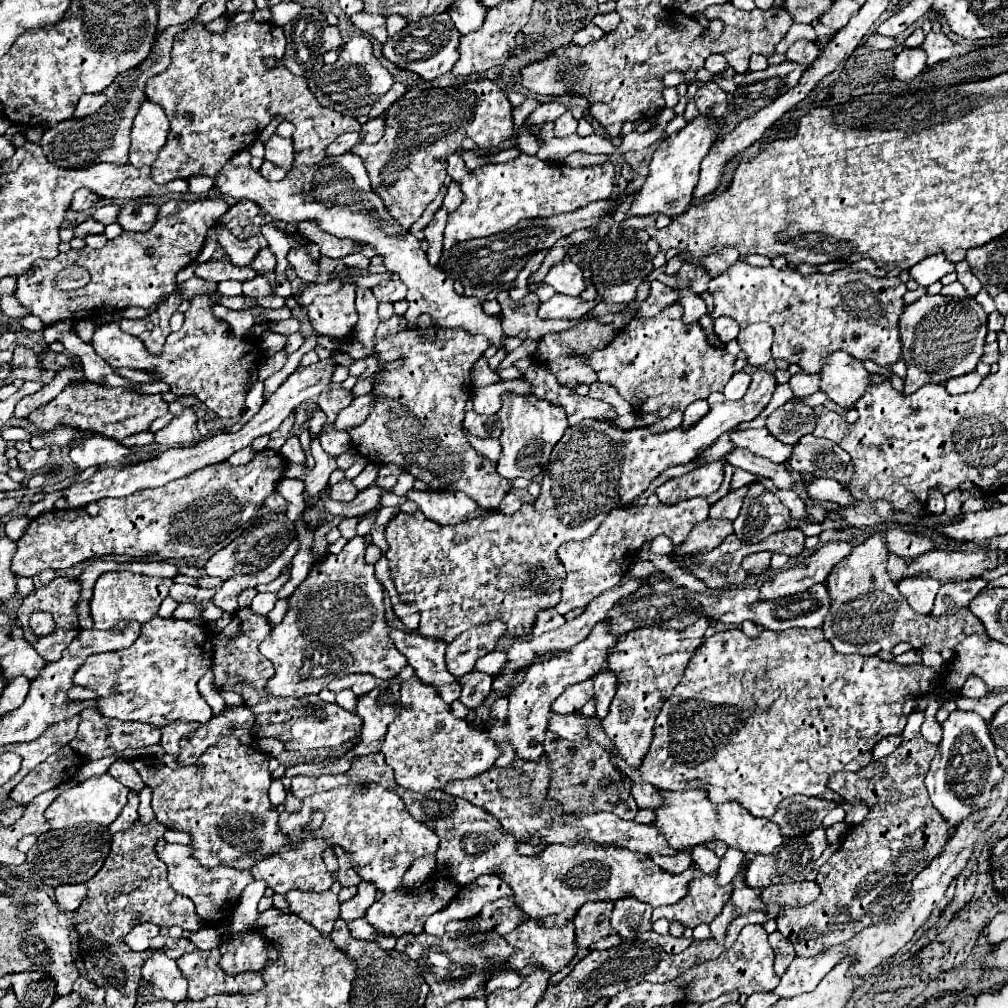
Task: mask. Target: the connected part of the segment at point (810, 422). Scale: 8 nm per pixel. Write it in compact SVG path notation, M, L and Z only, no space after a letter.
M791 398L767 418L765 426L777 440L785 444L797 444L801 436L813 432L815 420L817 412L813 406L807 406L799 398Z

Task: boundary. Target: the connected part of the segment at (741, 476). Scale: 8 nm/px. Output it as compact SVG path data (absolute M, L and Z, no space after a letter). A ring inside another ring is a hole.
M736 468L735 473L733 474L732 481L730 483L730 488L732 490L741 488L751 482L756 480L756 476L747 472L743 469Z

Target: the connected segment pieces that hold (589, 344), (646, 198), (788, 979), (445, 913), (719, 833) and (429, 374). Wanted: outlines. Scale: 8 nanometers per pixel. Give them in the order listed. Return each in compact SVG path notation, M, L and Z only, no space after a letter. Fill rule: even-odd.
M591 320L569 330L549 333L545 338L541 338L541 346L539 346L539 352L537 352L535 360L545 364L547 368L551 368L551 372L555 374L559 384L574 390L578 384L589 385L598 379L587 360L594 351L605 348L613 338L615 338L615 328L603 326L597 320Z
M699 114L697 118L687 122L685 128L667 136L653 154L653 160L649 164L649 176L637 200L631 204L629 214L633 216L667 214L671 218L683 214L693 200L693 188L699 180L699 164L703 156L707 156L715 140L719 138L723 126L725 126L725 118L717 118L713 114Z
M833 946L831 950L813 956L813 958L795 958L787 972L781 976L779 986L773 990L779 998L793 998L803 992L811 992L815 984L821 982L821 978L843 958L843 948Z
M479 876L469 886L463 886L451 904L439 912L435 912L427 924L425 932L439 934L445 932L445 924L451 920L467 920L477 916L485 902L497 900L499 896L511 896L511 888L499 876Z
M691 788L691 790L683 790L683 792L657 790L657 794L661 796L663 804L653 810L655 822L651 822L651 824L663 832L667 844L675 850L681 850L687 846L697 846L707 840L723 840L729 848L737 848L737 850L753 852L753 854L757 854L757 852L771 854L783 842L783 834L779 832L779 826L773 824L769 818L755 818L743 806L737 806L731 812L729 812L729 804L727 806L713 804L711 808L707 808L707 792L703 792L699 788L695 788L695 790Z
M429 326L407 328L403 332L397 332L395 336L387 336L379 340L377 344L399 344L395 352L395 360L403 358L403 366L399 368L379 366L371 392L379 396L379 400L375 400L371 408L371 416L367 416L363 424L349 430L351 442L357 448L357 452L373 464L399 464L405 472L413 474L417 480L427 482L429 490L461 490L469 498L473 498L481 508L497 510L501 498L509 490L509 482L505 482L505 478L497 474L493 462L489 462L487 458L483 458L471 448L461 426L465 414L465 402L471 394L469 370L489 348L487 338L471 336L463 330Z

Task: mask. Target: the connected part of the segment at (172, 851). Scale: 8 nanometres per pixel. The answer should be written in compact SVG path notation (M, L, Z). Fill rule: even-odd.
M163 838L155 844L157 856L167 864L167 872L169 872L169 884L175 892L191 898L195 902L197 914L201 916L203 922L219 922L223 918L227 918L241 892L245 890L245 886L249 886L253 882L253 876L249 870L237 870L227 866L218 866L216 868L203 868L193 856L191 856L191 848L183 846L183 844L169 844Z

